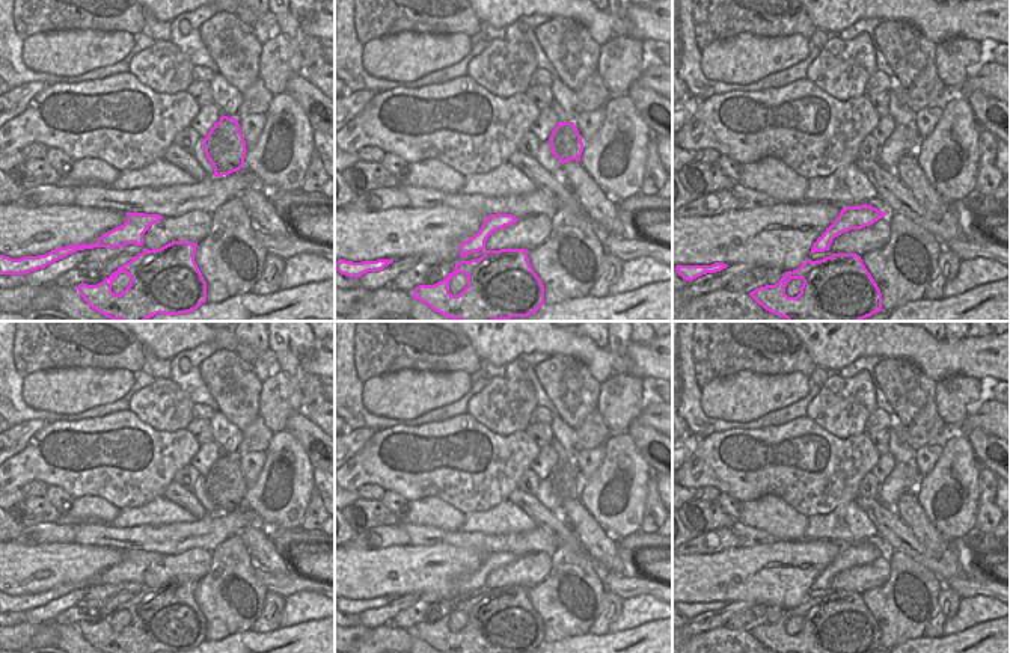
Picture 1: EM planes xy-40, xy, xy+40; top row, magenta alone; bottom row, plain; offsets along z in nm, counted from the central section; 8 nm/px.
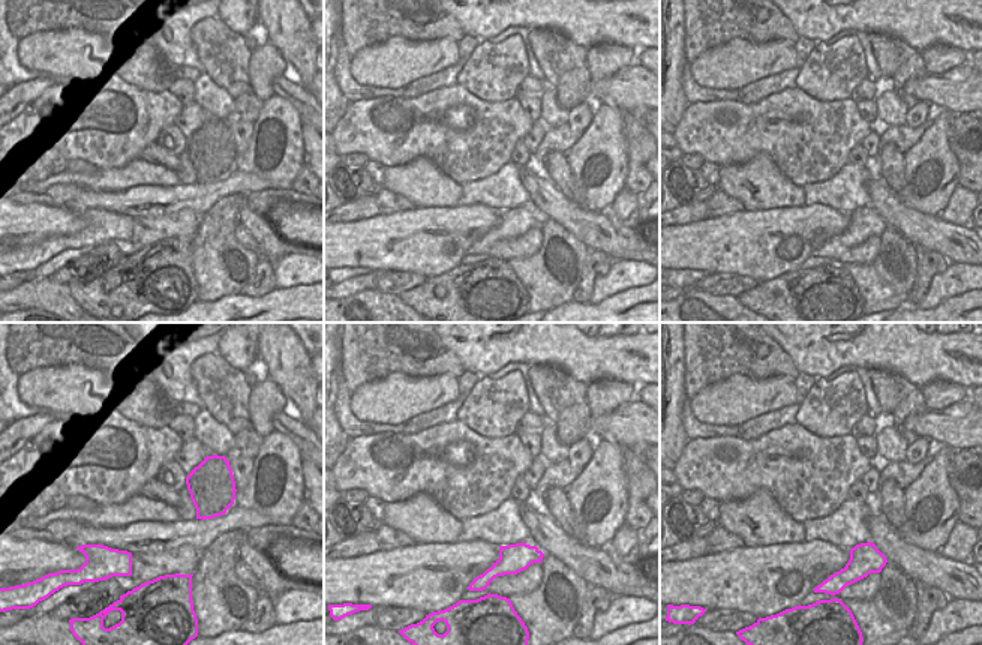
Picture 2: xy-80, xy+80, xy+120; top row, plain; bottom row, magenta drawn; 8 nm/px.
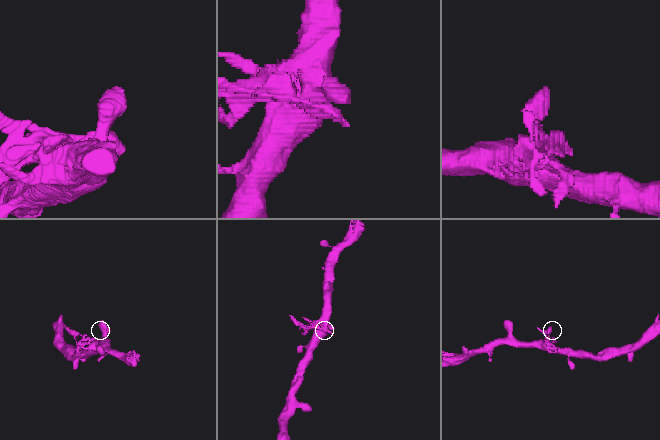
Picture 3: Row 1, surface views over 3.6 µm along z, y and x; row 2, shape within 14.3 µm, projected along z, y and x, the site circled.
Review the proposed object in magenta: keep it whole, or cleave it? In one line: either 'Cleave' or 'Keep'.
Keep

